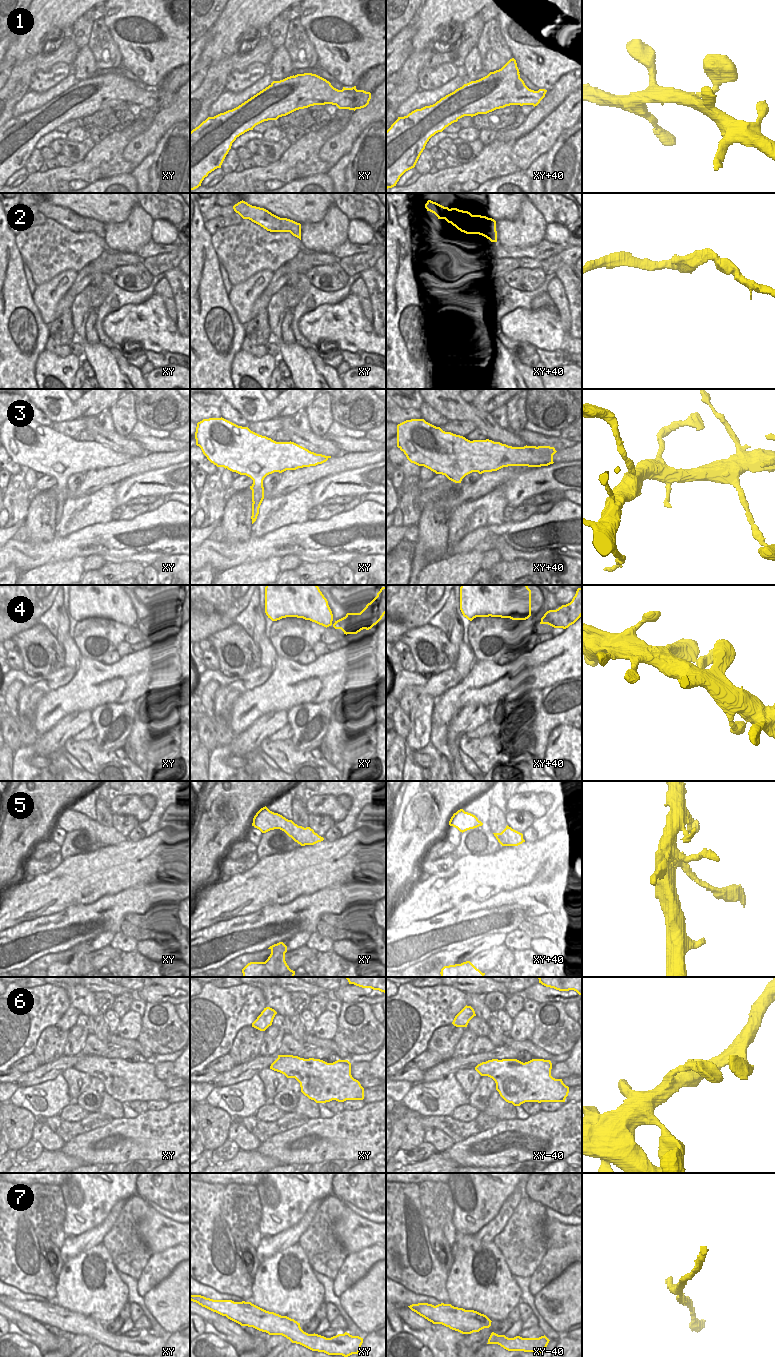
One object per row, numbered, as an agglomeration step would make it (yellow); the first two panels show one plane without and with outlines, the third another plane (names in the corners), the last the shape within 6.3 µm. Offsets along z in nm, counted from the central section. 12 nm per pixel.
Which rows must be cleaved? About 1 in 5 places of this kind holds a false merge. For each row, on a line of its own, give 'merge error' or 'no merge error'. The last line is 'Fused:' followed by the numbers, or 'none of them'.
1: no merge error
2: no merge error
3: no merge error
4: no merge error
5: no merge error
6: no merge error
7: no merge error
Fused: none of them

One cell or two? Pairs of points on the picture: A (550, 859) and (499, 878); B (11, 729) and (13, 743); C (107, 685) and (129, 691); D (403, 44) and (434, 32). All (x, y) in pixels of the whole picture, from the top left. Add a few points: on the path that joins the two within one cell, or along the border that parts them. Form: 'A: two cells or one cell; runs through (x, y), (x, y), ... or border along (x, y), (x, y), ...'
A: one cell; runs through (537, 861), (529, 861), (512, 867)
B: one cell; runs through (11, 732), (13, 740)
C: one cell; runs through (113, 685), (124, 685)
D: two cells; border along (415, 20), (416, 33), (412, 39), (413, 50)

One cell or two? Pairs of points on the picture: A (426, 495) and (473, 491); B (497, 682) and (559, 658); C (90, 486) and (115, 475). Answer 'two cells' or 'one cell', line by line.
A: one cell
B: one cell
C: one cell

